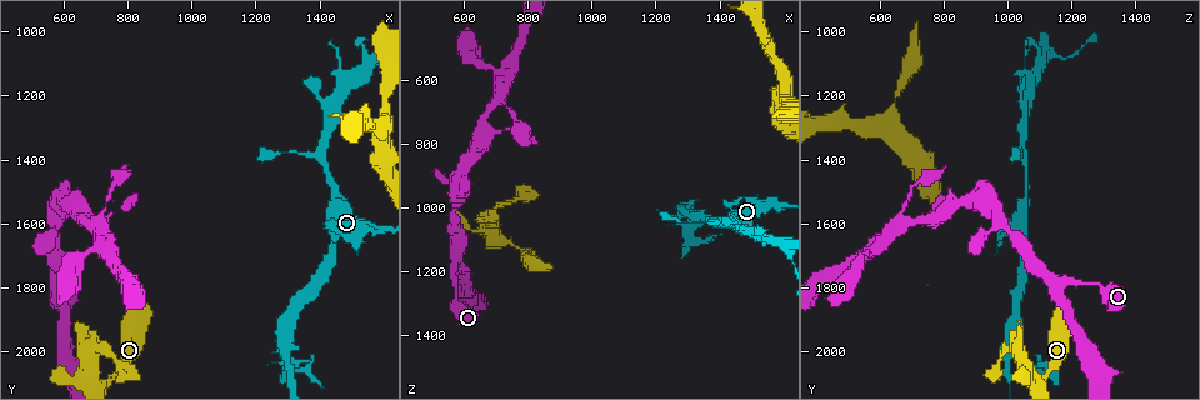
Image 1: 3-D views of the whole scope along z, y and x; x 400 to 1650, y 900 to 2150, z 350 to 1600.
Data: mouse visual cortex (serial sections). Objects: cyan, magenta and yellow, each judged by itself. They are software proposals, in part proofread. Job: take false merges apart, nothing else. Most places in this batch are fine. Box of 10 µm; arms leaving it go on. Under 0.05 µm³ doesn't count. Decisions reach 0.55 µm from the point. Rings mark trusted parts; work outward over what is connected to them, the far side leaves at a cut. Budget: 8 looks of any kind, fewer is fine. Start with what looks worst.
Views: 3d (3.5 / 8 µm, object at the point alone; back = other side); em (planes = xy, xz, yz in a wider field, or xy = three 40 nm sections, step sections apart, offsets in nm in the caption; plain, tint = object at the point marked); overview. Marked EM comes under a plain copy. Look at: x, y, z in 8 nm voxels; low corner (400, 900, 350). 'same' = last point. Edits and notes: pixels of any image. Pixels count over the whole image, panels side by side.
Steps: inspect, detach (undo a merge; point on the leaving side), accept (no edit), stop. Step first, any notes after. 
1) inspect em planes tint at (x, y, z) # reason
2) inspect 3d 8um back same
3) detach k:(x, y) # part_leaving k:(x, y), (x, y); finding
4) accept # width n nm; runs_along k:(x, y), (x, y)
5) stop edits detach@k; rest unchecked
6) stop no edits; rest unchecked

inspect 3d 8um at (1290, 2010, 1000)

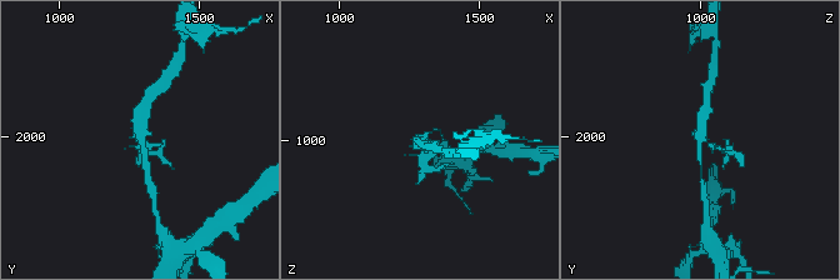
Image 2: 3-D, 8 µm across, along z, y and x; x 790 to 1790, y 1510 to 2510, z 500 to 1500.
inspect 3d 3.5um back same

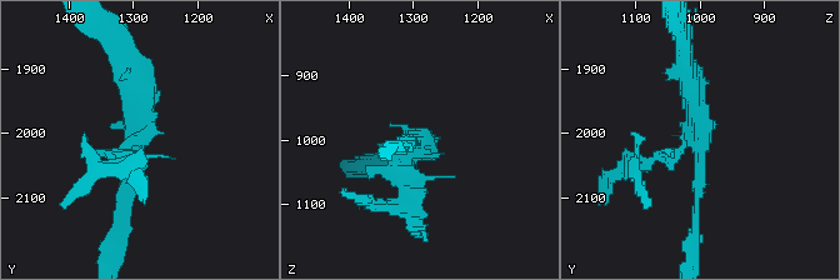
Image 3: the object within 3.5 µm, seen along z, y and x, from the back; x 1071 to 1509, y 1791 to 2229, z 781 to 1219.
detach 3:(401, 194) # part_leaving 3:(408, 158), (396, 209), (350, 195); two cells meet here

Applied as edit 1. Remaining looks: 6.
inspect 3d 3.5um at (1440, 1280, 1050) # arms part here

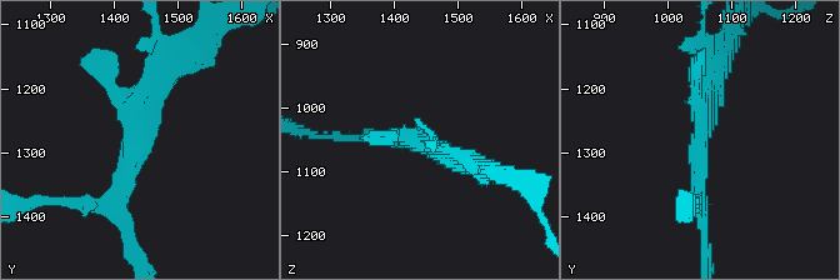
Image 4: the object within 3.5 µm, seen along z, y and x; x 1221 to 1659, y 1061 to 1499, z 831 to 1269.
inspect em xy step 5 tint at (1435, 1270, 1055)

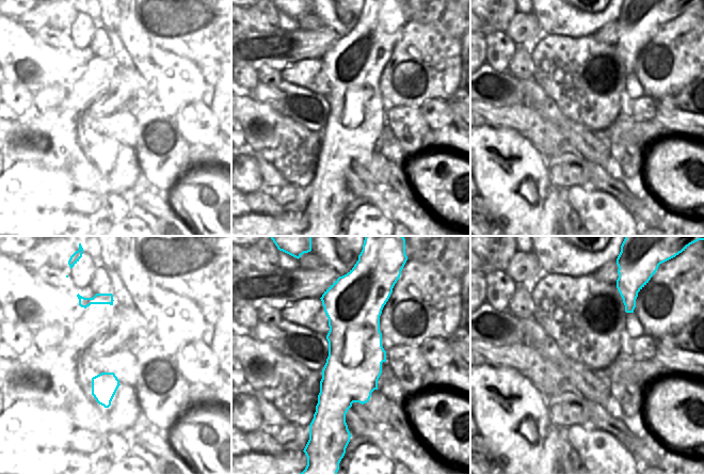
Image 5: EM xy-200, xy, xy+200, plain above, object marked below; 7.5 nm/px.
accept # runs_along 4:(118, 213), (140, 98), (179, 64); continuous, no second cell

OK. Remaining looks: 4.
inspect em xy step 3 tint at (690, 1990, 1010) # thick turns thin

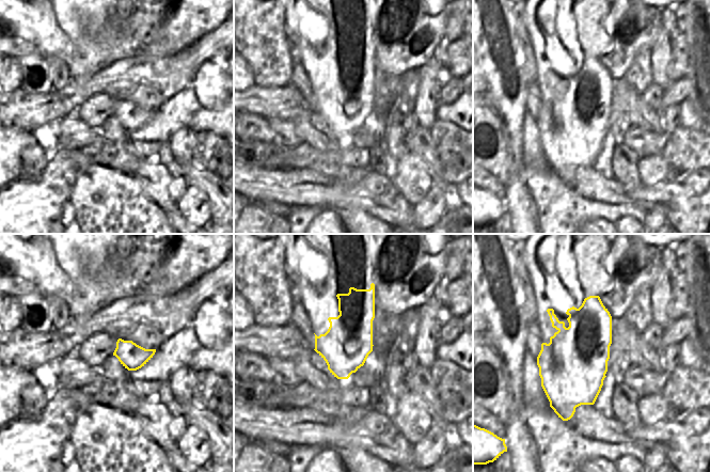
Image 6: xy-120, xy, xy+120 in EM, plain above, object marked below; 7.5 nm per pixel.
inspect 3d 3.5um same # see where the arms go

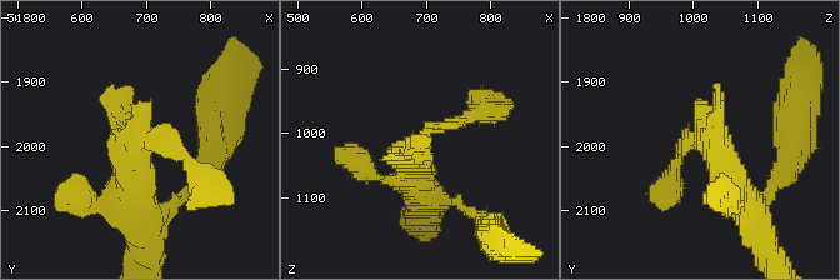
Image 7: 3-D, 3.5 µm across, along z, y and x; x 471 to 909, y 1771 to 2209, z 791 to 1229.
accept # runs_along 7:(416, 183), (424, 135), (485, 109); one cell here

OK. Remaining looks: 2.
stop edits detach@3; rest unchecked

